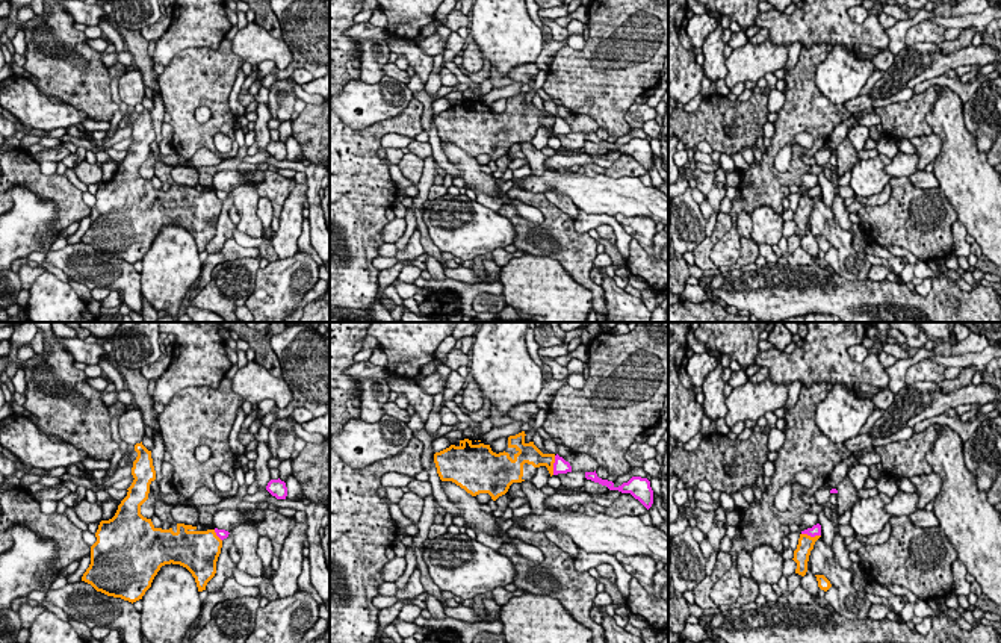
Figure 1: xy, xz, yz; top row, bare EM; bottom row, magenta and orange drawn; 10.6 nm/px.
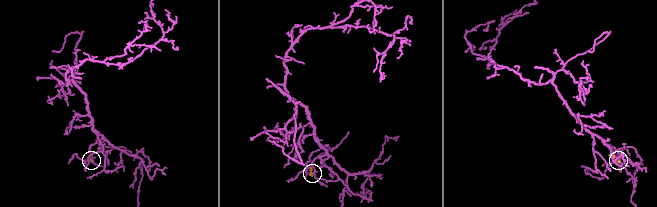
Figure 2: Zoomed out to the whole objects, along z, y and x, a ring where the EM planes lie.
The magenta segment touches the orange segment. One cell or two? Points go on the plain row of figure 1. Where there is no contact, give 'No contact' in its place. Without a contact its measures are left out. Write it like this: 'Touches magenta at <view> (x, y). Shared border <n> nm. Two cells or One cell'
Touches magenta at xz (554, 126). Shared border 220 nm. Two cells

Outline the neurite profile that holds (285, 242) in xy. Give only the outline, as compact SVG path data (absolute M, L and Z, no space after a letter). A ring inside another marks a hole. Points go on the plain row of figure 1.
M296 183L283 204L280 227L271 241L278 259L289 259L298 253L298 238L302 233L302 209L305 201L307 183Z

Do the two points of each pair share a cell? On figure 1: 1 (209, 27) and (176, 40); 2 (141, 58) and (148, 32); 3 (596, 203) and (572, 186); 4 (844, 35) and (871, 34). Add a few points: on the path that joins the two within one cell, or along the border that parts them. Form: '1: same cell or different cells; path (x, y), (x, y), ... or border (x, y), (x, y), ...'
1: same cell; path (201, 27), (191, 27), (183, 32)
2: different cells; border (138, 31), (148, 41)
3: same cell; path (590, 197), (578, 188)
4: same cell; path (850, 34), (865, 34)

